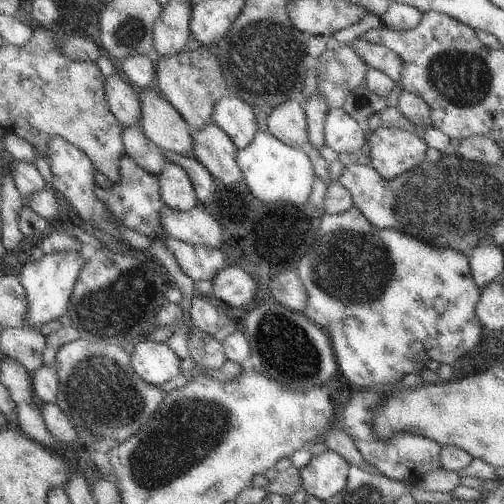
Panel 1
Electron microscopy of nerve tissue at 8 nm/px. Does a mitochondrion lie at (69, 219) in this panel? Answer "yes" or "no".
no

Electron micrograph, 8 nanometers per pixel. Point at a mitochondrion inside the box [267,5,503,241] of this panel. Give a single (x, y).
(463, 79)

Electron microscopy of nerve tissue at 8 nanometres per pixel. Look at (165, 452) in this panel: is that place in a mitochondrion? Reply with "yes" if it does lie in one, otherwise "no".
yes

